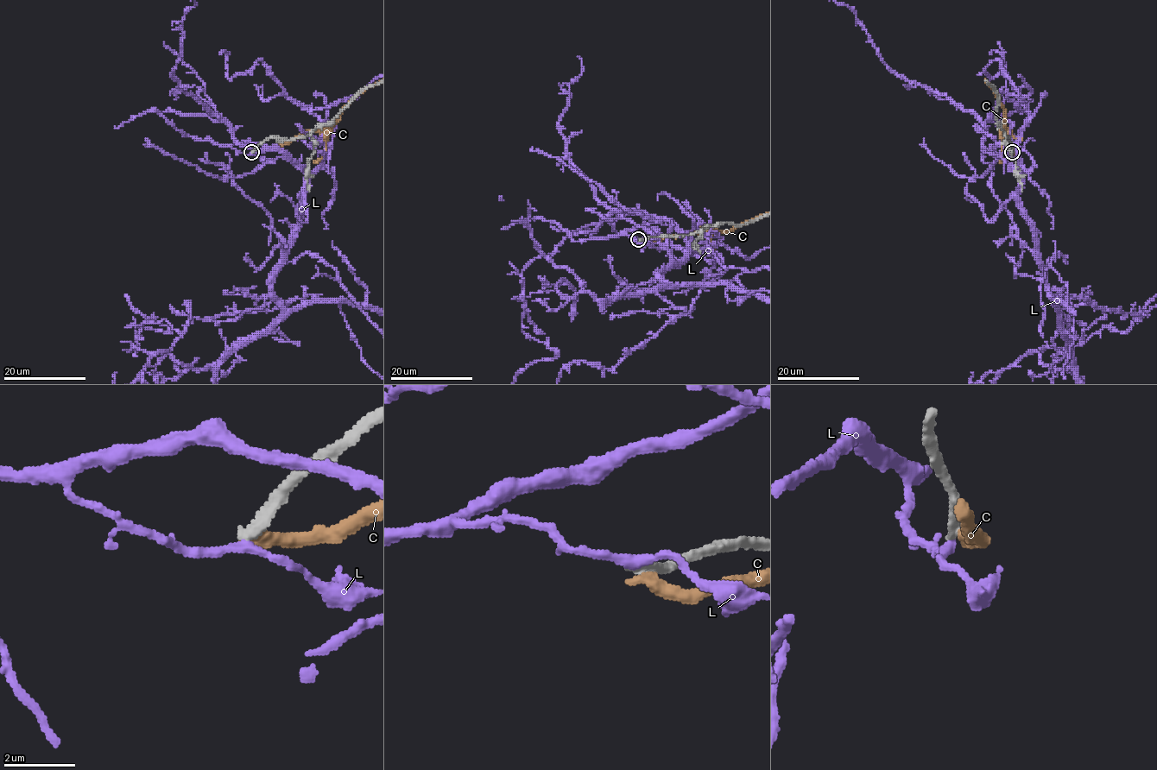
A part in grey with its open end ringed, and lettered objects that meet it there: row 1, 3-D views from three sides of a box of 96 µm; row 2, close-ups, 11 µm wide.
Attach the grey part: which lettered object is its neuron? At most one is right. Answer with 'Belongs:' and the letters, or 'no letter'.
Belongs: no letter

